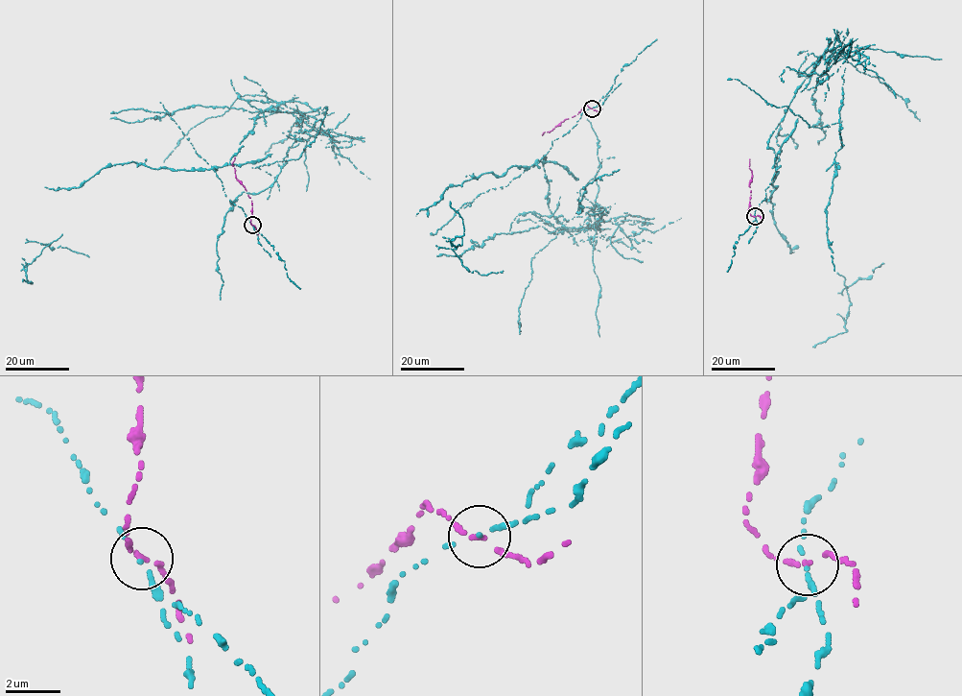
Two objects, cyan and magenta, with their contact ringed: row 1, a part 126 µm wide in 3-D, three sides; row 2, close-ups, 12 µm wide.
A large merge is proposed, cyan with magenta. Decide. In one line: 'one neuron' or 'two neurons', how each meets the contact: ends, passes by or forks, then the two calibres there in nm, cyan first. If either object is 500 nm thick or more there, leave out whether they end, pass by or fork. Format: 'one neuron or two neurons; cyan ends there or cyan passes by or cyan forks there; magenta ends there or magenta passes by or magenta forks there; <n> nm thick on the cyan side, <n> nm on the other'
two neurons; cyan passes by; magenta passes by; 100 nm thick on the cyan side, 130 nm on the other

